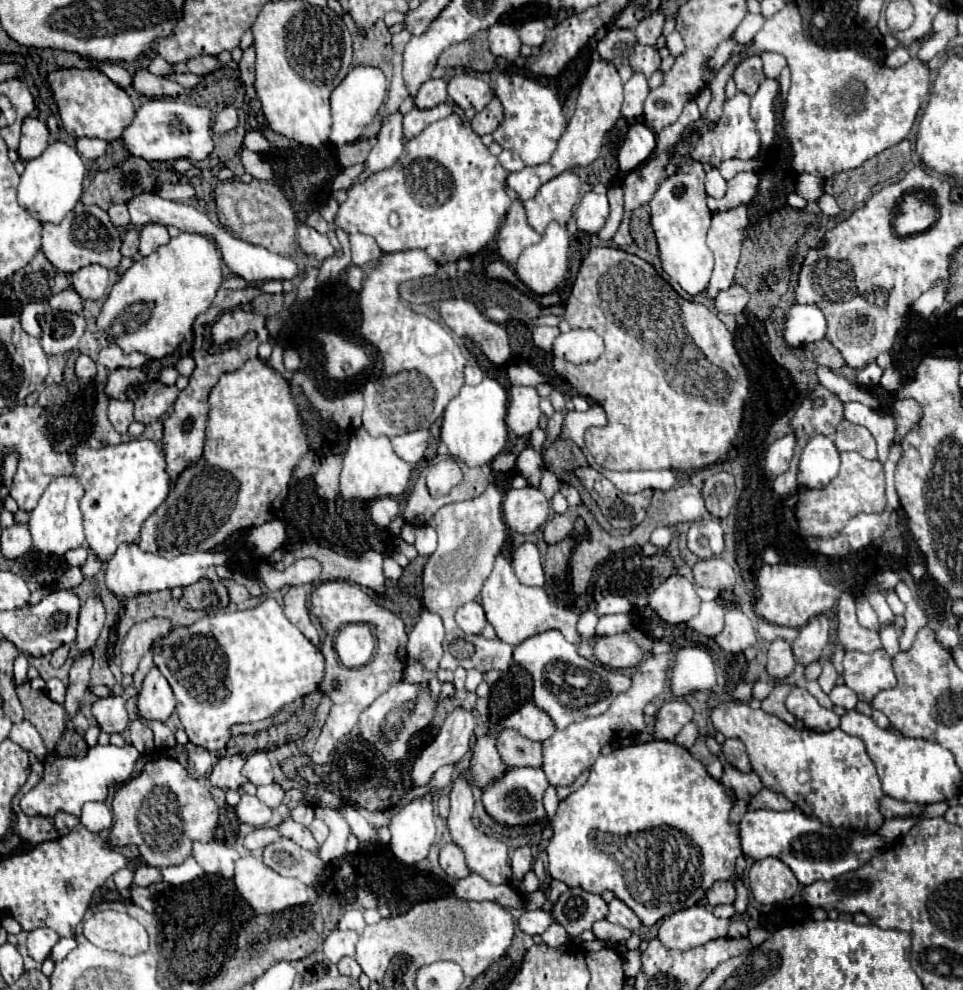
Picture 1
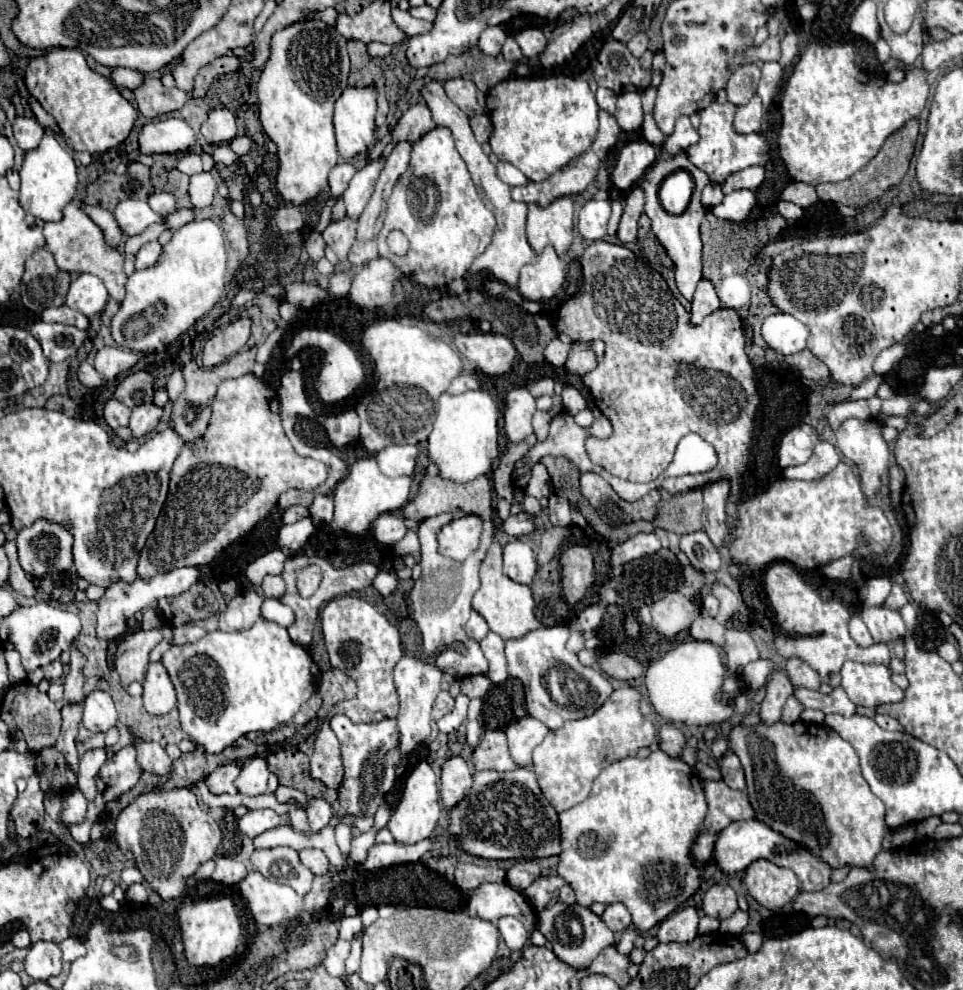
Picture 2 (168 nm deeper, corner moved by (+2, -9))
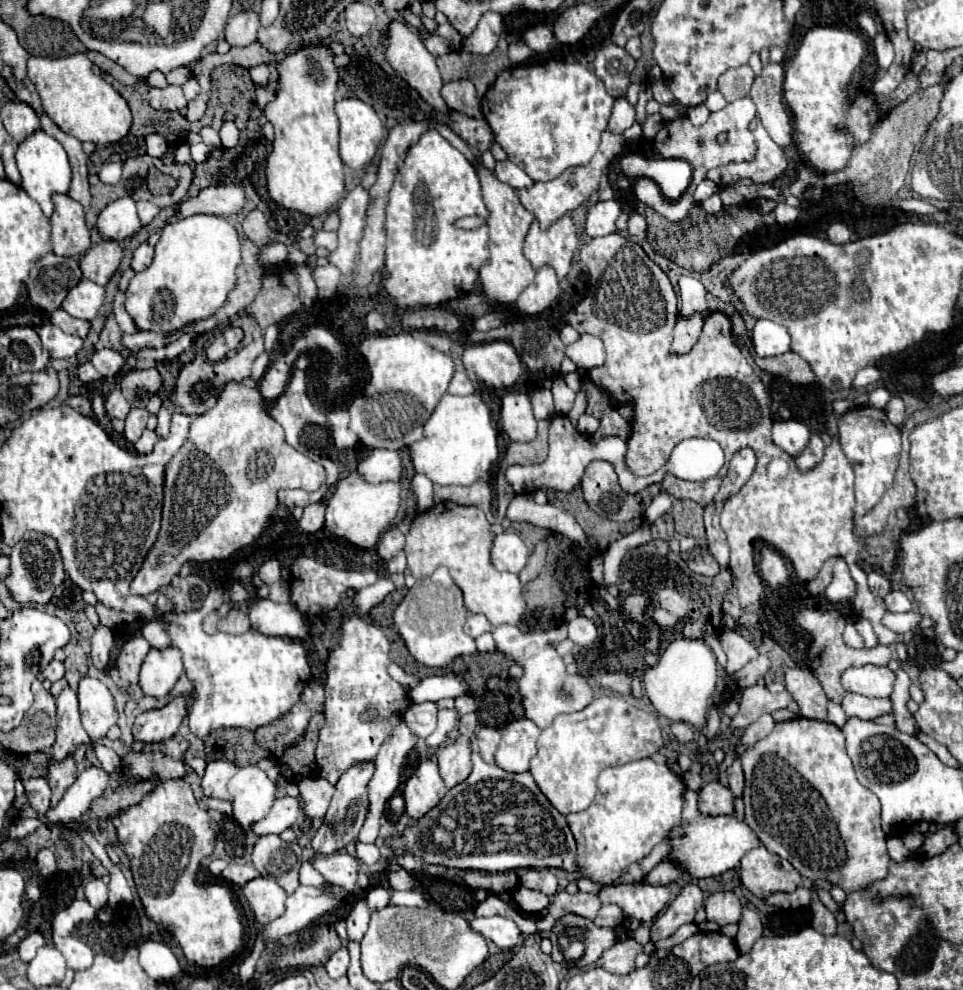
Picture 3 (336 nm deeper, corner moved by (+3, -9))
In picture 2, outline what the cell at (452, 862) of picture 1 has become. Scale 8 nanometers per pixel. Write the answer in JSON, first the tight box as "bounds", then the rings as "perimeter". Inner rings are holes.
{"bounds":[454,863,506,893],"perimeter":[[[458,863],[454,875],[456,875],[458,887],[462,887],[466,893],[474,891],[476,887],[488,881],[506,883],[506,869],[500,871],[500,867],[484,867],[476,863]]]}

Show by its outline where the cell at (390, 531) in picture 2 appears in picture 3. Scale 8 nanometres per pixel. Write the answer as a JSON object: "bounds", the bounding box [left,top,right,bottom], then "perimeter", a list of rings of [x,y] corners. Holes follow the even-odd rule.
{"bounds":[377,527,405,561],"perimeter":[[[391,527],[383,533],[383,537],[379,539],[377,543],[377,553],[383,561],[389,561],[397,551],[401,551],[405,545],[405,535],[397,529],[397,527]]]}

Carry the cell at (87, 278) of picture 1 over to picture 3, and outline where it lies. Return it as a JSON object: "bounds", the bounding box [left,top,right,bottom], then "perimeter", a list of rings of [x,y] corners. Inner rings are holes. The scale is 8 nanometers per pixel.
{"bounds":[61,279,105,321],"perimeter":[[[81,279],[79,285],[75,285],[67,293],[61,307],[73,317],[93,321],[97,317],[101,305],[103,305],[103,299],[105,299],[105,287],[95,285],[93,281]]]}

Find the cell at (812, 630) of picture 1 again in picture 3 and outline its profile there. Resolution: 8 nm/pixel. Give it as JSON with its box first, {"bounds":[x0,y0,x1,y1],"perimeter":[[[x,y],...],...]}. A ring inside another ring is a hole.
{"bounds":[785,667,827,721],"perimeter":[[[793,667],[785,671],[785,687],[795,697],[799,713],[807,719],[827,721],[827,697],[821,683],[807,667]]]}

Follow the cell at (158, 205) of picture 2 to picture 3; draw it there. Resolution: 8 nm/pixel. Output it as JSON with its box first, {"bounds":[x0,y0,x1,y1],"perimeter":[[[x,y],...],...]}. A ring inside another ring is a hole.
{"bounds":[137,201,161,225],"perimeter":[[[139,201],[137,203],[137,209],[139,209],[139,217],[143,221],[143,225],[147,225],[153,217],[157,217],[157,213],[161,211],[157,205],[153,205],[151,201]]]}

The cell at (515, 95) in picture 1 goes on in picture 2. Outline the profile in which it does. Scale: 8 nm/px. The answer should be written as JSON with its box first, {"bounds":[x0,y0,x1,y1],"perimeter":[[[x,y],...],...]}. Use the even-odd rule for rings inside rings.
{"bounds":[486,75,598,181],"perimeter":[[[566,75],[509,77],[486,95],[488,117],[494,125],[492,153],[516,165],[530,181],[544,181],[566,163],[586,153],[598,131],[598,103],[588,81]]]}

